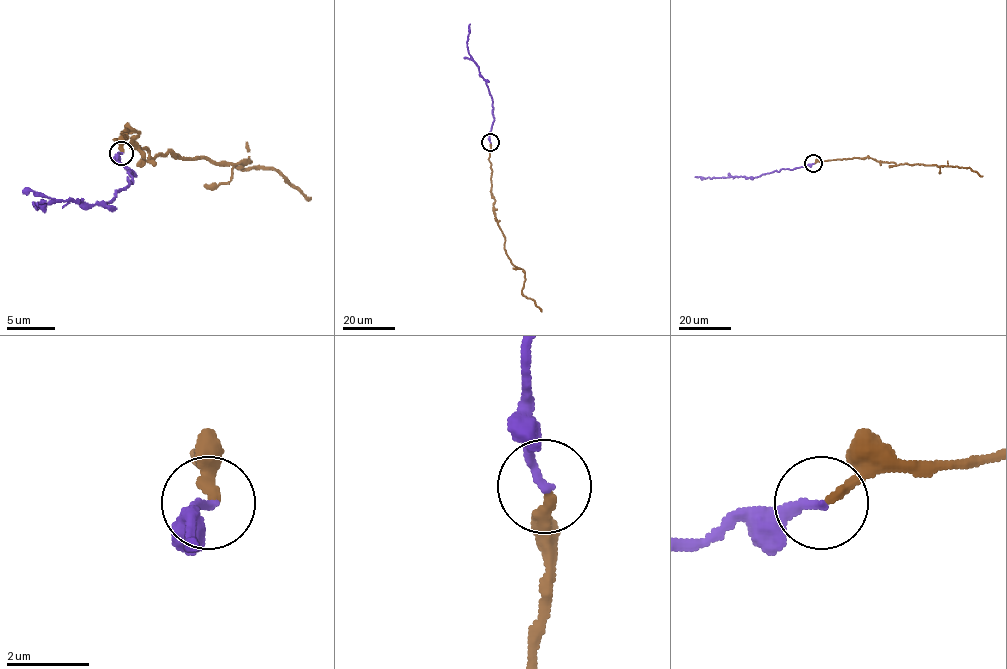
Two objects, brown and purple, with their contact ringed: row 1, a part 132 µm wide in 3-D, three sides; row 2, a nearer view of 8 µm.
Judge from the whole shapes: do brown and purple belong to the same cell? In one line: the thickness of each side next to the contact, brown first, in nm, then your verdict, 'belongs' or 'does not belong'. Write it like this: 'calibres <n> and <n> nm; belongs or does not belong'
calibres 240 and 220 nm; belongs

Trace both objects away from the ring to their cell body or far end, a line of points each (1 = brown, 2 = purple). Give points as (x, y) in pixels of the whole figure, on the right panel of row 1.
1: (813, 163), (866, 157), (898, 165), (970, 168), (982, 176)
2: (813, 163), (758, 176), (695, 176)

